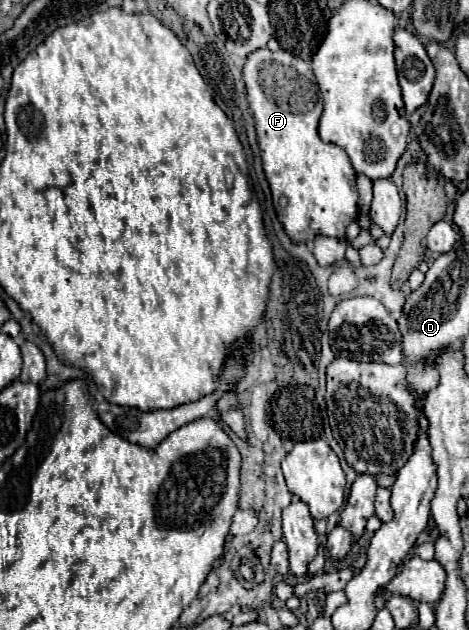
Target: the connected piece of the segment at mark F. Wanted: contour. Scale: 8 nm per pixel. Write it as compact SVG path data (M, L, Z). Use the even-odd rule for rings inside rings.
M269 48L249 54L243 66L243 80L247 86L247 102L255 116L255 130L263 158L263 170L273 192L273 206L293 242L313 242L321 232L325 236L343 238L345 228L357 220L357 186L349 156L337 144L327 144L317 134L317 124L323 112L323 98L309 62L285 52L271 52Z

